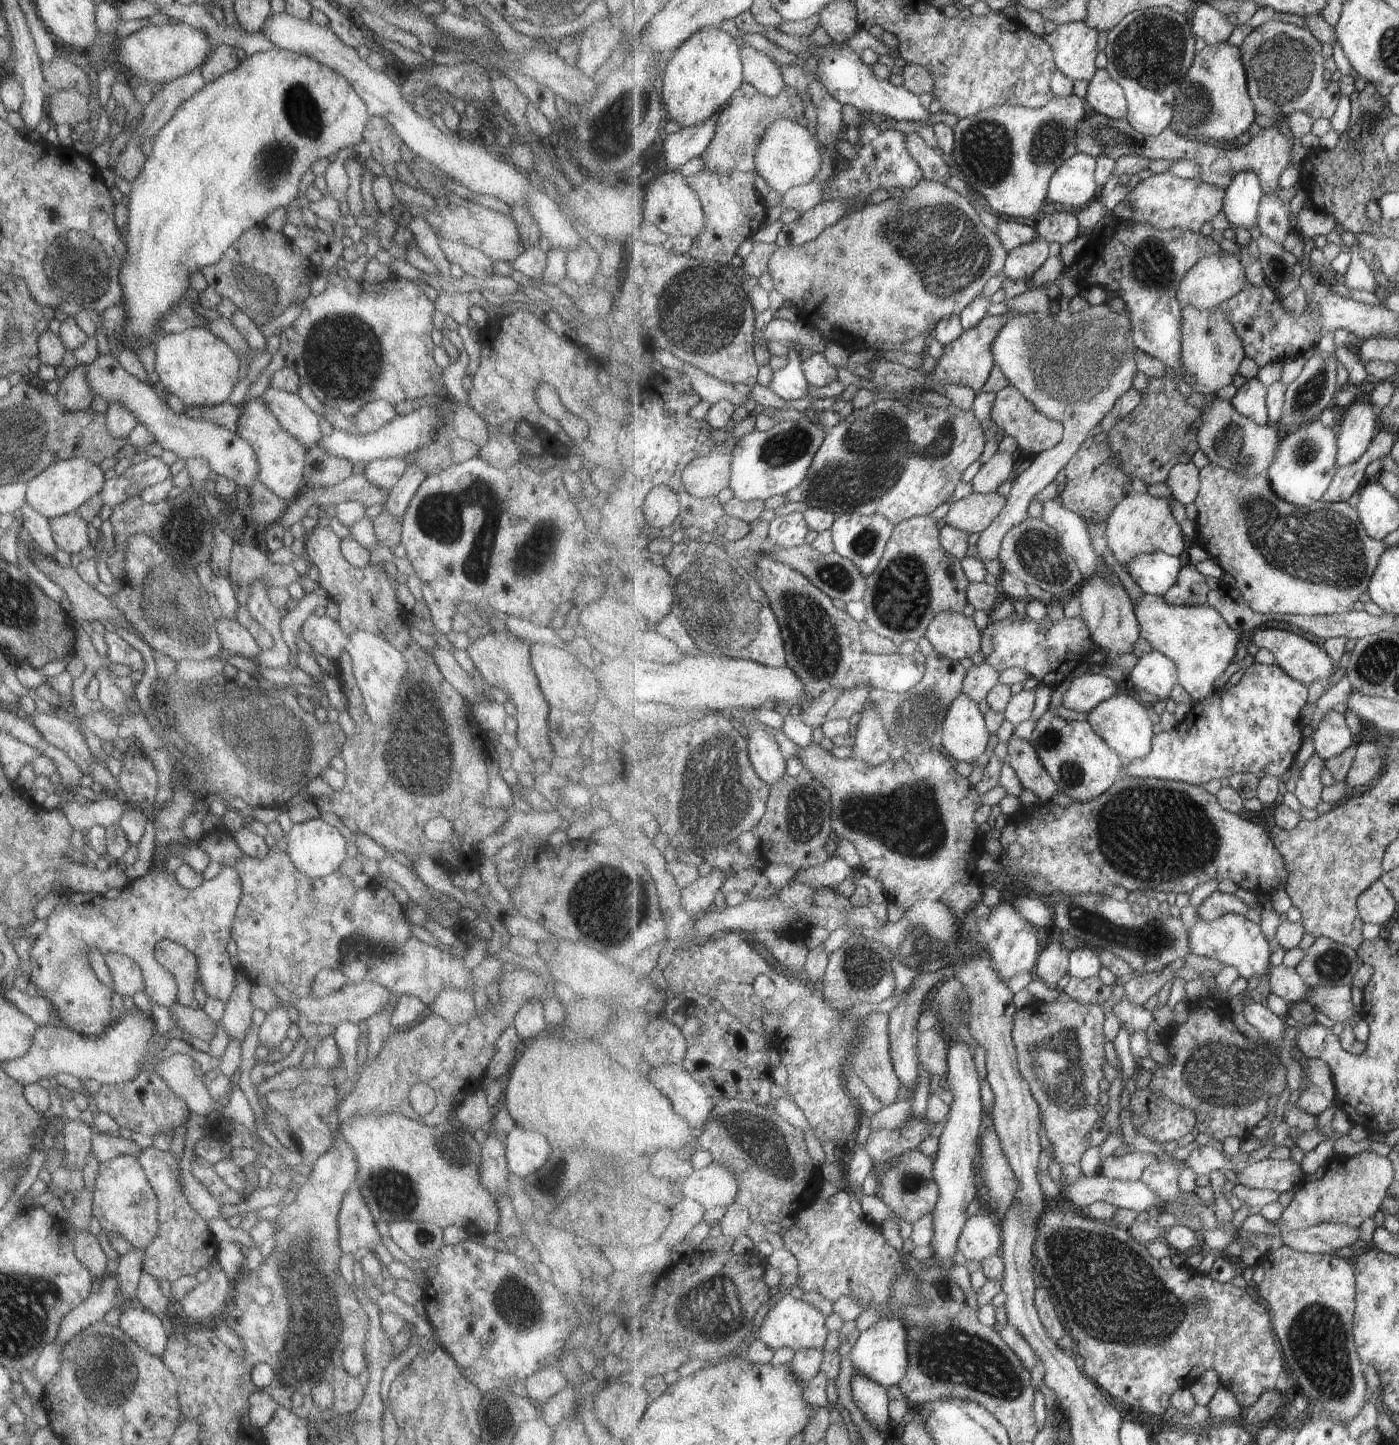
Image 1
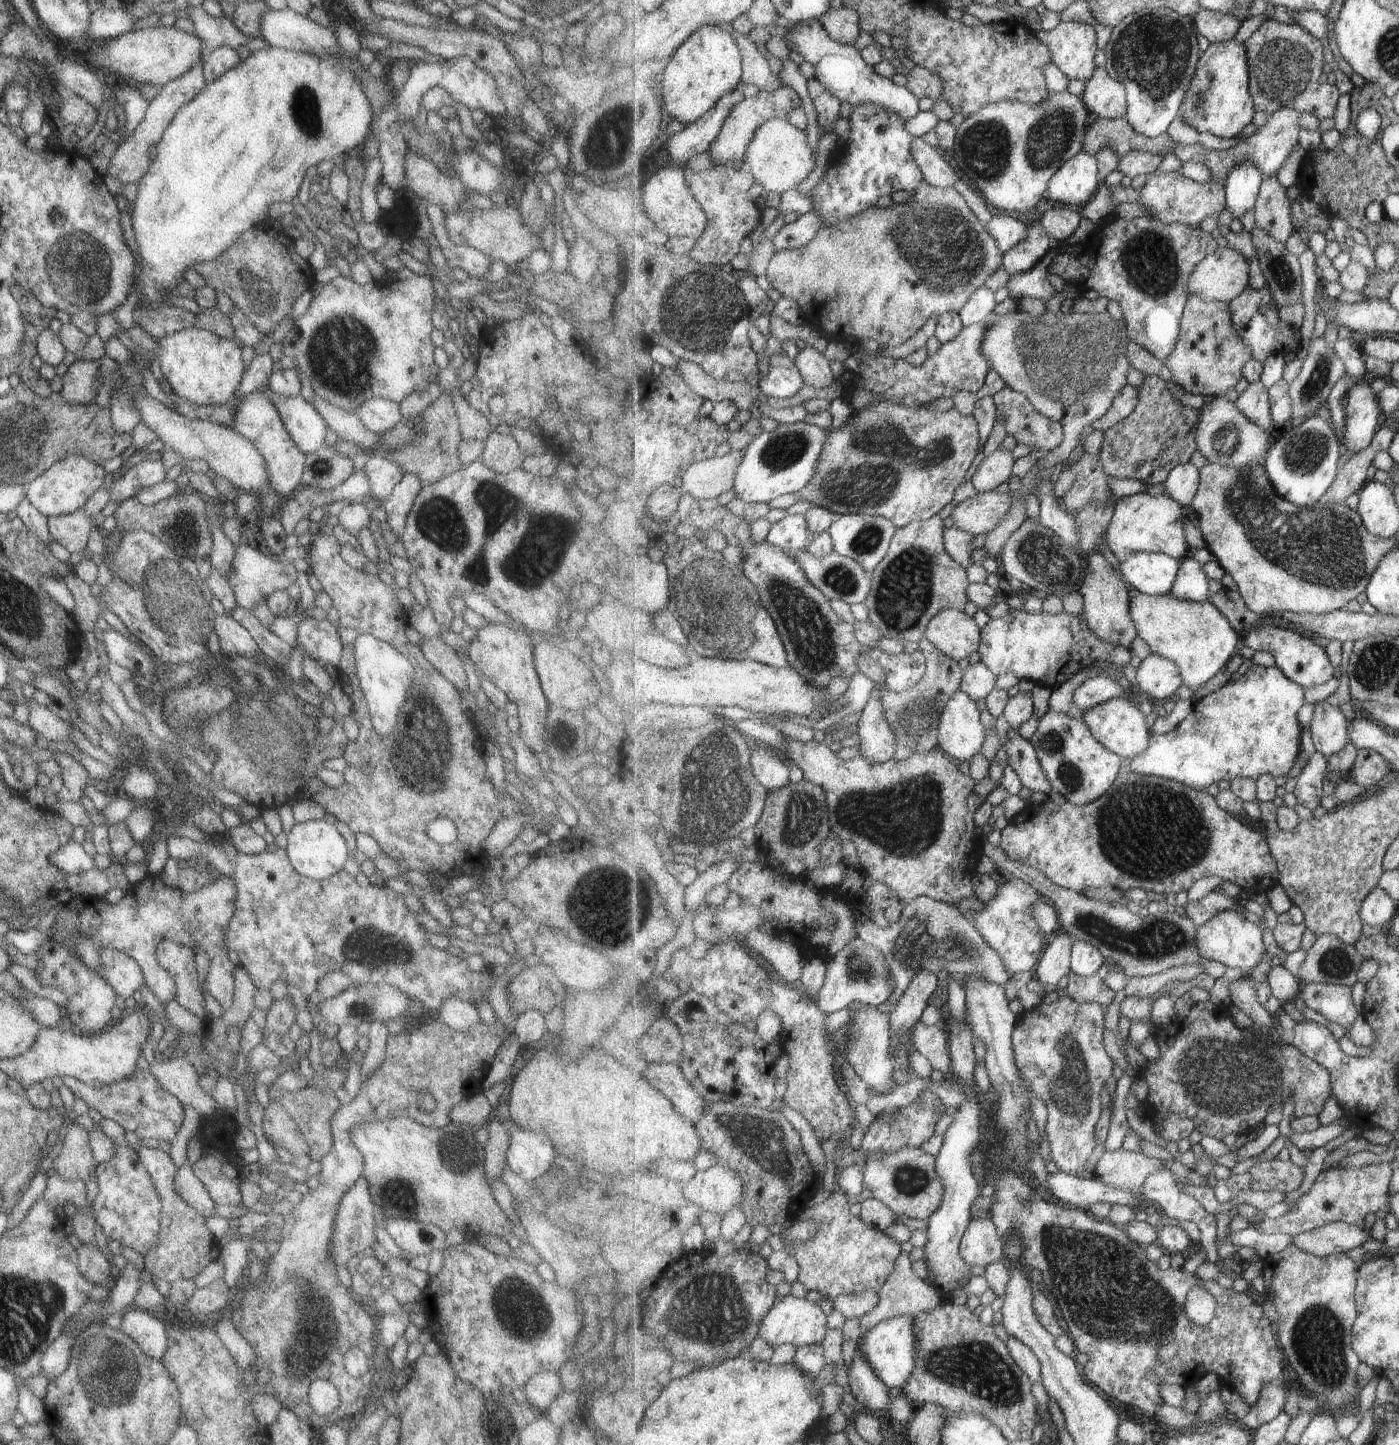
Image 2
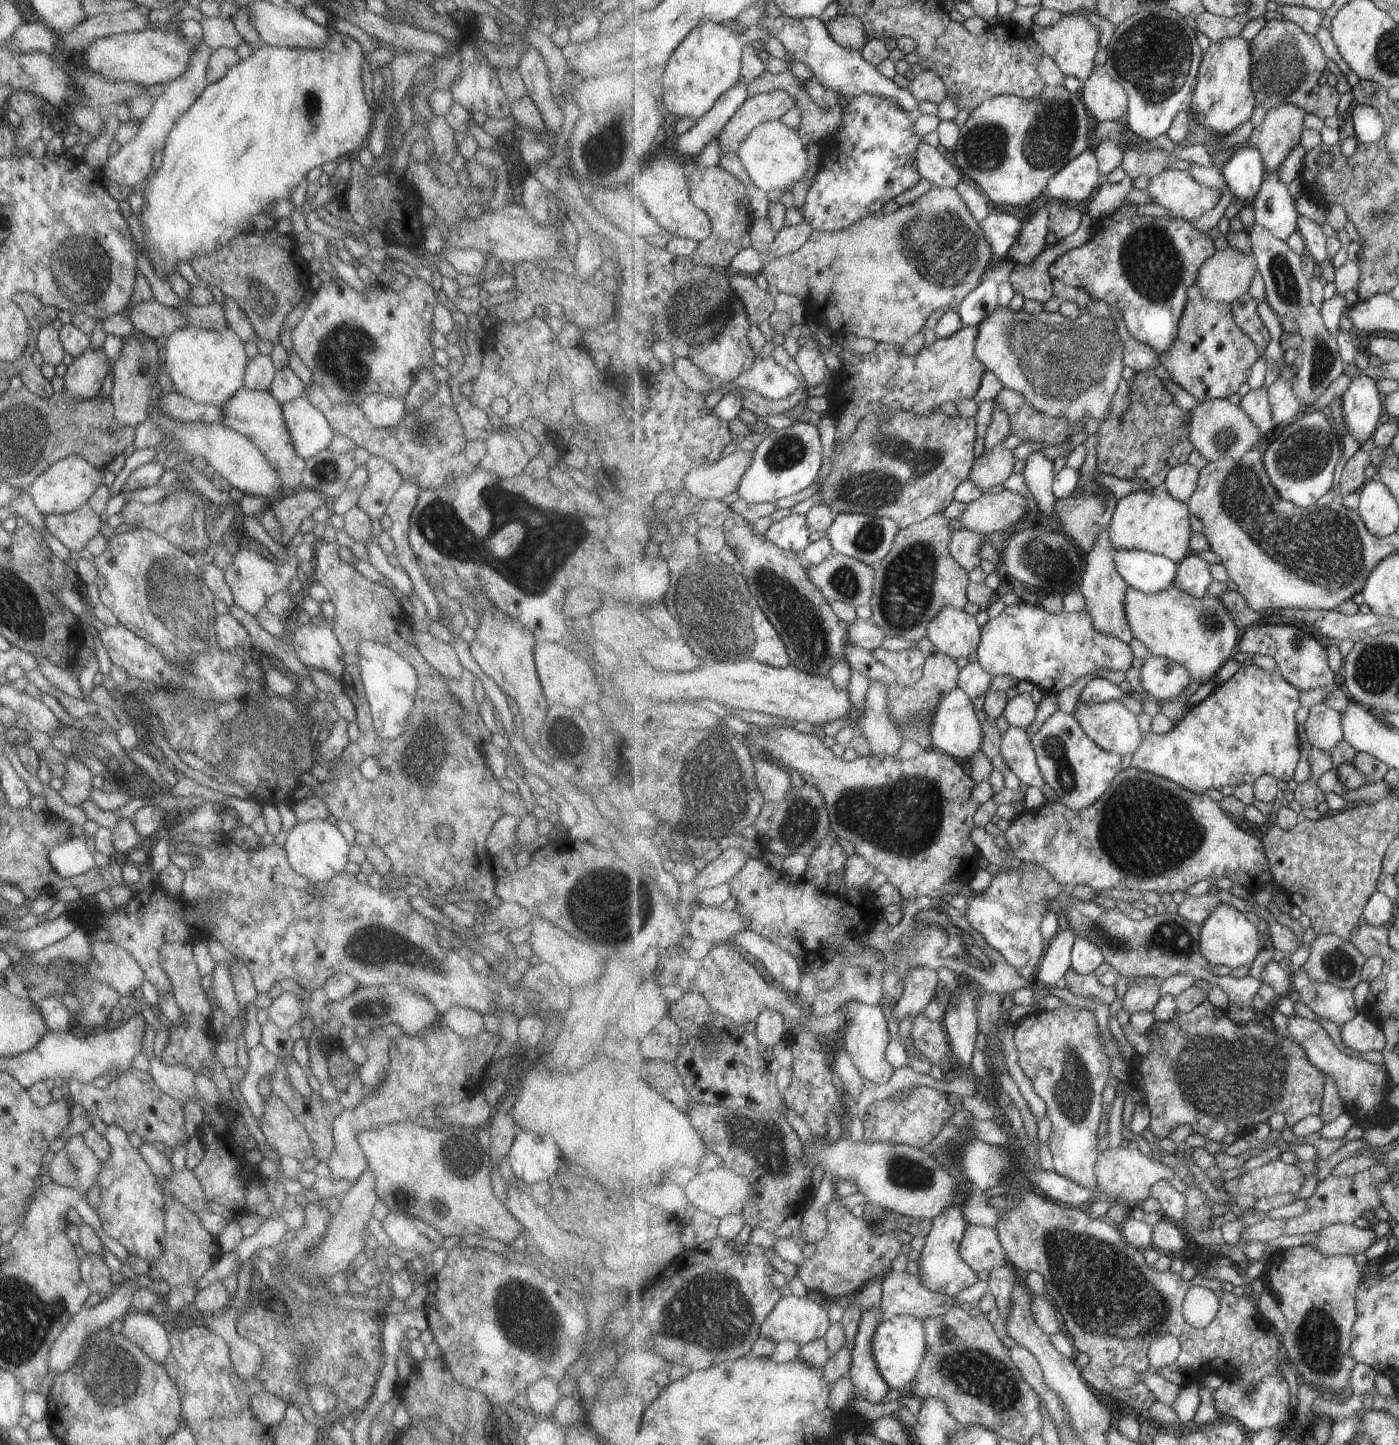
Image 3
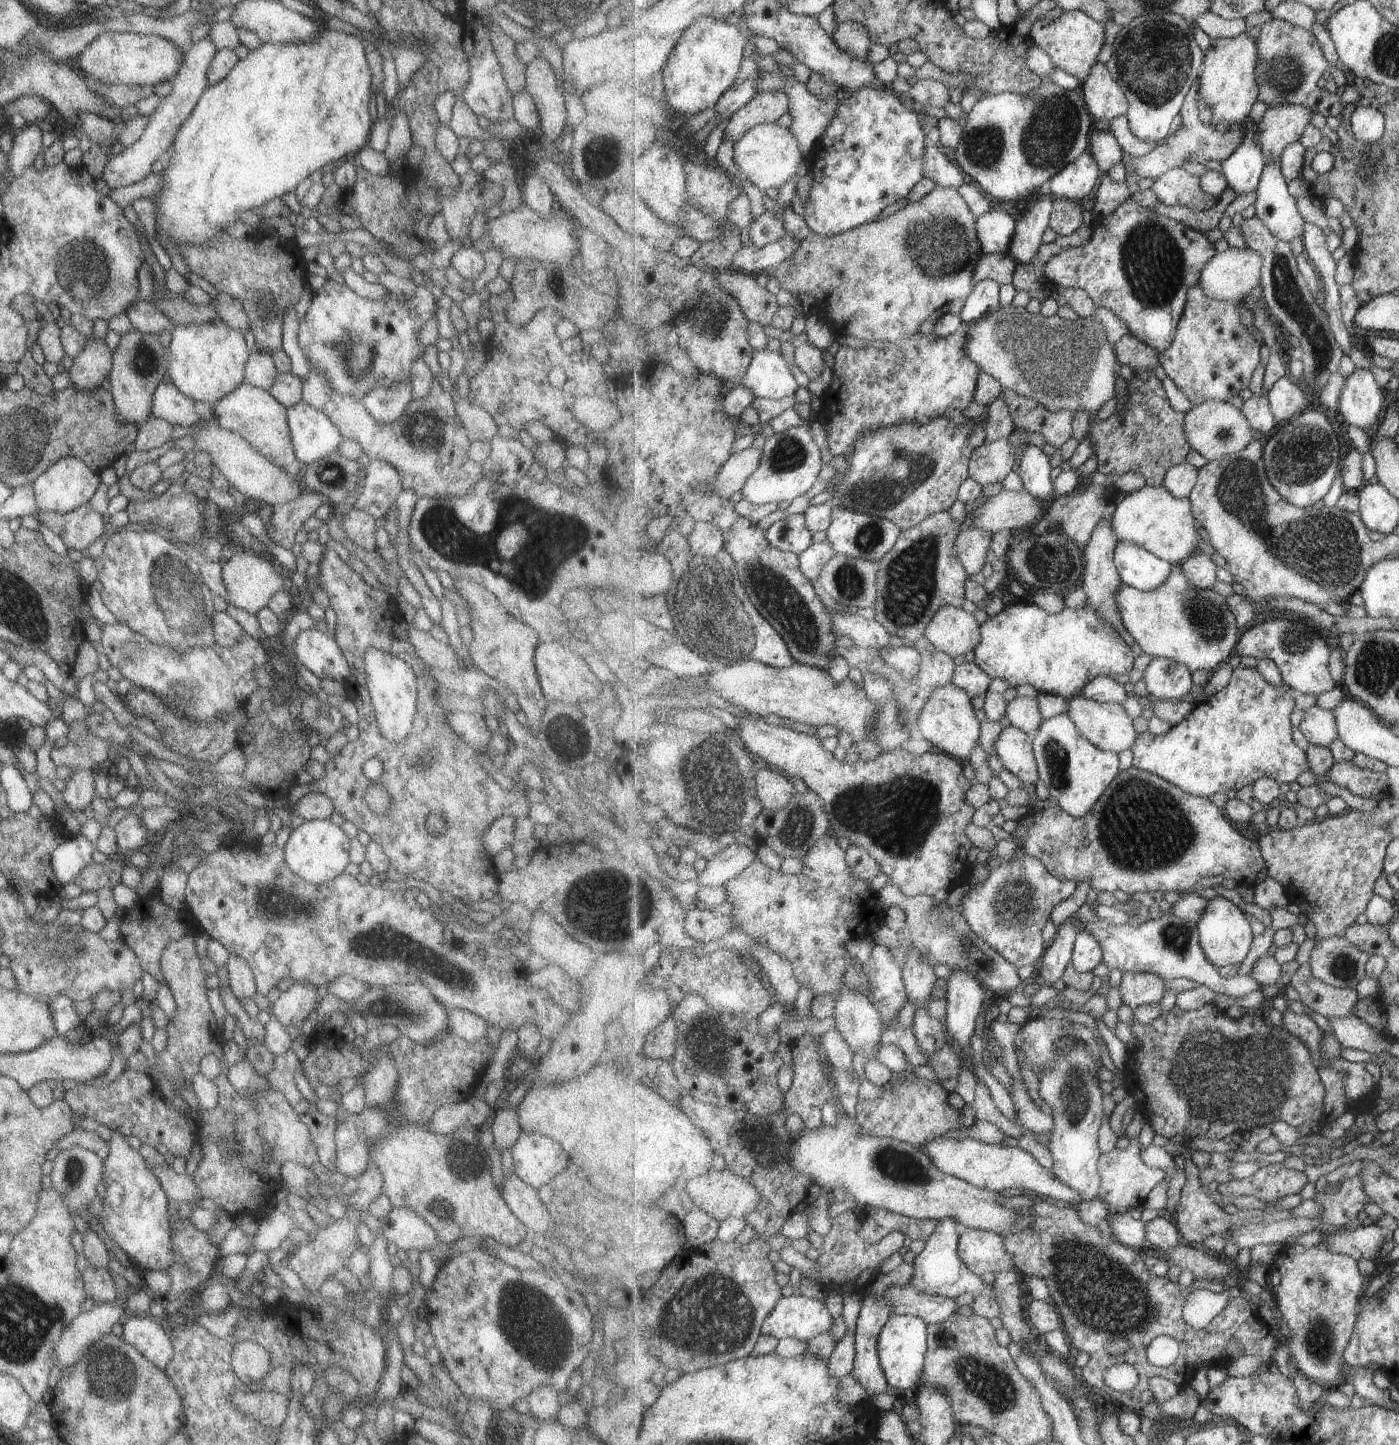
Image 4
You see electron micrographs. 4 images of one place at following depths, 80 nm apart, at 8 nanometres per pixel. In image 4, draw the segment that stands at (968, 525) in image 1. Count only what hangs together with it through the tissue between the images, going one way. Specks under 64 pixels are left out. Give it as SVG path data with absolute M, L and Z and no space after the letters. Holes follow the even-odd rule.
M1024 489L1021 491L1004 490L997 495L988 497L977 510L975 510L975 518L973 518L973 526L982 530L995 534L1000 530L1019 530L1027 524L1038 522L1045 514L1046 505L1039 502L1035 496L1032 496Z

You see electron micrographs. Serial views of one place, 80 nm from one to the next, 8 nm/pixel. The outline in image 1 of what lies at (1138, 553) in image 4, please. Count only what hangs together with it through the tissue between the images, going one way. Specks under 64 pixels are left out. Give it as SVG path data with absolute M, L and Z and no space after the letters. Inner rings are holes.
M1158 552L1139 555L1123 568L1144 593L1165 597L1178 584L1185 563L1185 557Z

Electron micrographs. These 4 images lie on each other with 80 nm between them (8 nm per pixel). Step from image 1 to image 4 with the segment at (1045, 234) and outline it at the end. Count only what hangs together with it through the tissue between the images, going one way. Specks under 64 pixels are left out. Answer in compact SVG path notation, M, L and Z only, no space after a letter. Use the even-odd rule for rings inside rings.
M1055 198L1050 230L1055 236L1073 235L1083 226L1083 206L1079 200Z

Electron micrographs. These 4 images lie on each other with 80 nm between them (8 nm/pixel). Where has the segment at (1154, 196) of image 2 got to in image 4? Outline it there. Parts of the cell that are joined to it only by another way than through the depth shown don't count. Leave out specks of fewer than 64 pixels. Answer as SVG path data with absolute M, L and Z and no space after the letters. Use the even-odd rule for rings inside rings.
M1181 167L1173 168L1155 179L1151 189L1167 206L1203 211L1213 208L1218 202L1217 197L1208 194L1202 188L1202 182L1197 176Z

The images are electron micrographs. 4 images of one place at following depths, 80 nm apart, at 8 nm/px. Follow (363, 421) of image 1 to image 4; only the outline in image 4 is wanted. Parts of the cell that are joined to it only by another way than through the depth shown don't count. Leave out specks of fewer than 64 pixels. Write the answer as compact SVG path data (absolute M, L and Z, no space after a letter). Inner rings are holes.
M399 382L389 388L373 388L360 402L377 424L391 424L403 415L411 400L409 382Z

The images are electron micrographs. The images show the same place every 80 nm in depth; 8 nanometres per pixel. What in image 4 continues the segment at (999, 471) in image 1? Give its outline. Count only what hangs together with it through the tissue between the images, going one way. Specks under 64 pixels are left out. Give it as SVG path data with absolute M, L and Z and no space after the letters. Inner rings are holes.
M1005 438L997 442L986 442L975 449L971 458L970 477L984 487L1001 483L1015 470L1017 459L1020 458L1016 446Z

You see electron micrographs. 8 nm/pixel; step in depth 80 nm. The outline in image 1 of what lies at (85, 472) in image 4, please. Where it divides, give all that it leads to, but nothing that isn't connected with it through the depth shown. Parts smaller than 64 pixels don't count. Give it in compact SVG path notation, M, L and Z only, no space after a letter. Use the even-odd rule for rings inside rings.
M69 458L59 460L47 466L38 476L26 483L24 502L45 519L53 519L68 513L73 513L78 508L102 490L104 479L103 472L97 465L83 458Z

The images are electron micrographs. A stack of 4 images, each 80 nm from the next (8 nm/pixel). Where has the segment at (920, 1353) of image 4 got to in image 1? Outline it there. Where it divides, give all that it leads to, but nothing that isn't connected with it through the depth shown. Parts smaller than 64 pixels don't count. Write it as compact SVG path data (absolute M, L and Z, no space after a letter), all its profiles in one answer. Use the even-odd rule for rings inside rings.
M901 1318L882 1319L872 1328L863 1331L853 1353L851 1362L855 1368L855 1374L865 1374L873 1382L889 1388L889 1386L899 1385L909 1372L909 1344L907 1344L907 1328Z

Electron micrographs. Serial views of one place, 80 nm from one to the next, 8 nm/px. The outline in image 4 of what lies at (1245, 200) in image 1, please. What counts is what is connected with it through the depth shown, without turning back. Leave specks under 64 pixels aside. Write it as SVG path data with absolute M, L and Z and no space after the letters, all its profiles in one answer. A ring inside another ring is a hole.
M1250 126L1243 144L1222 163L1222 174L1230 188L1239 192L1239 196L1257 193L1264 169L1268 166L1254 127Z

